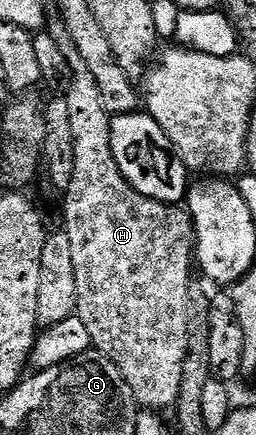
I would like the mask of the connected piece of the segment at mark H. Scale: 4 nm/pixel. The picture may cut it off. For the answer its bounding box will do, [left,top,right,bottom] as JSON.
[58,37,196,409]

